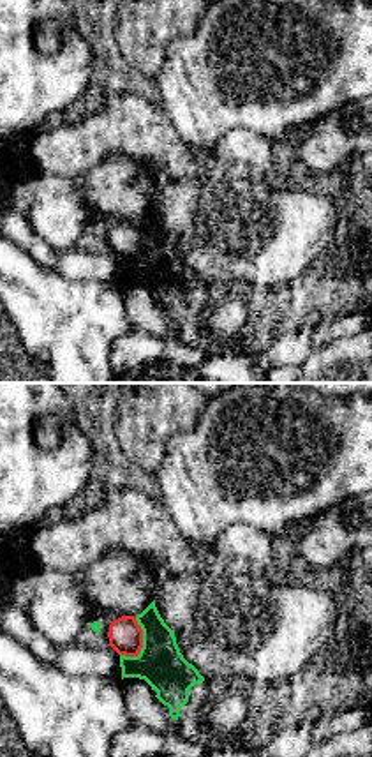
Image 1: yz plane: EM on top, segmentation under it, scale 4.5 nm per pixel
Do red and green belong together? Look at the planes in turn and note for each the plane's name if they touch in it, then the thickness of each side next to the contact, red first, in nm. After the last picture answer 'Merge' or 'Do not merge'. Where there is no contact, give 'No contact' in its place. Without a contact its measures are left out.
Touches red in yz. Thickness 160 nm (red) against 200 nm

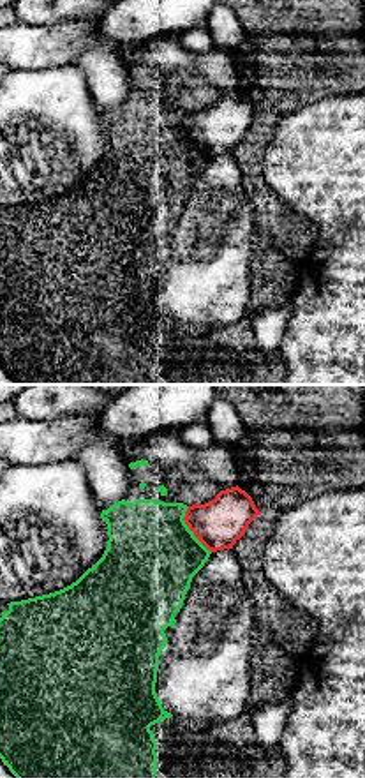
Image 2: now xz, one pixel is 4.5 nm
Touches red in xz. Thickness 220 nm (red) against 420 nm

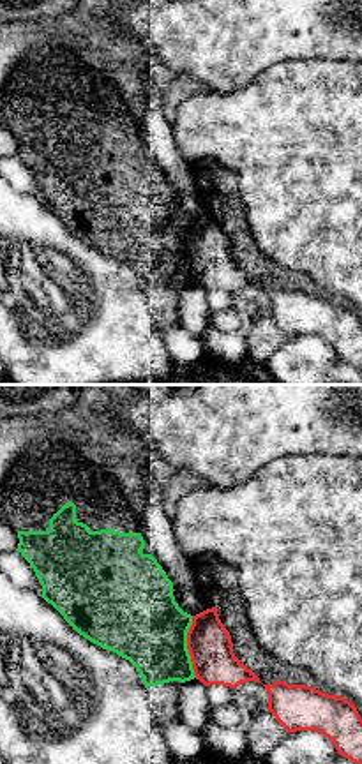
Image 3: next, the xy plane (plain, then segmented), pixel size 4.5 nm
Touches red in xy. Thickness 200 nm (red) against 360 nm

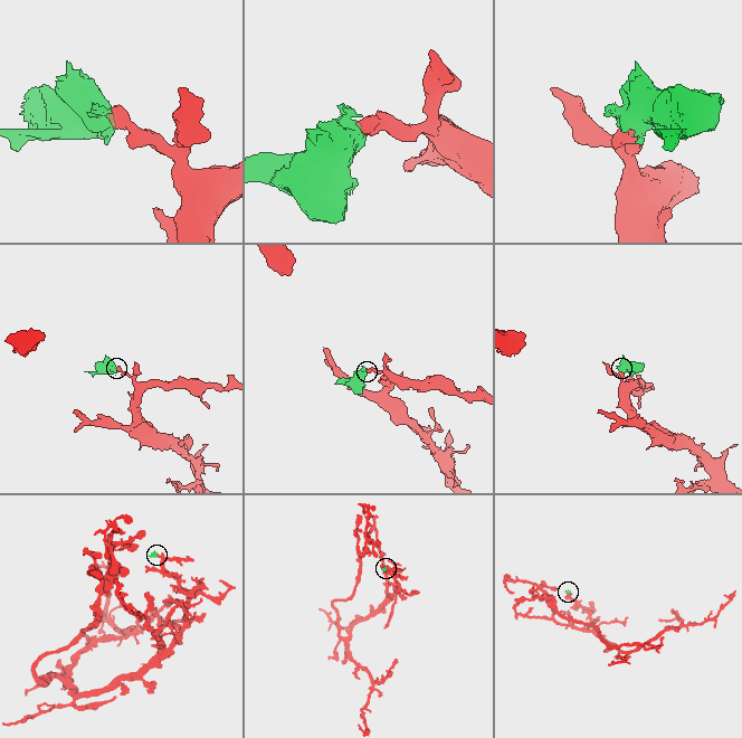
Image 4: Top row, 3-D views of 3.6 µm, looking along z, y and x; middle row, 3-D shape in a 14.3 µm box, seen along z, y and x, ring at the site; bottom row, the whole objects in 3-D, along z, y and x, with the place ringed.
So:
Do not merge

